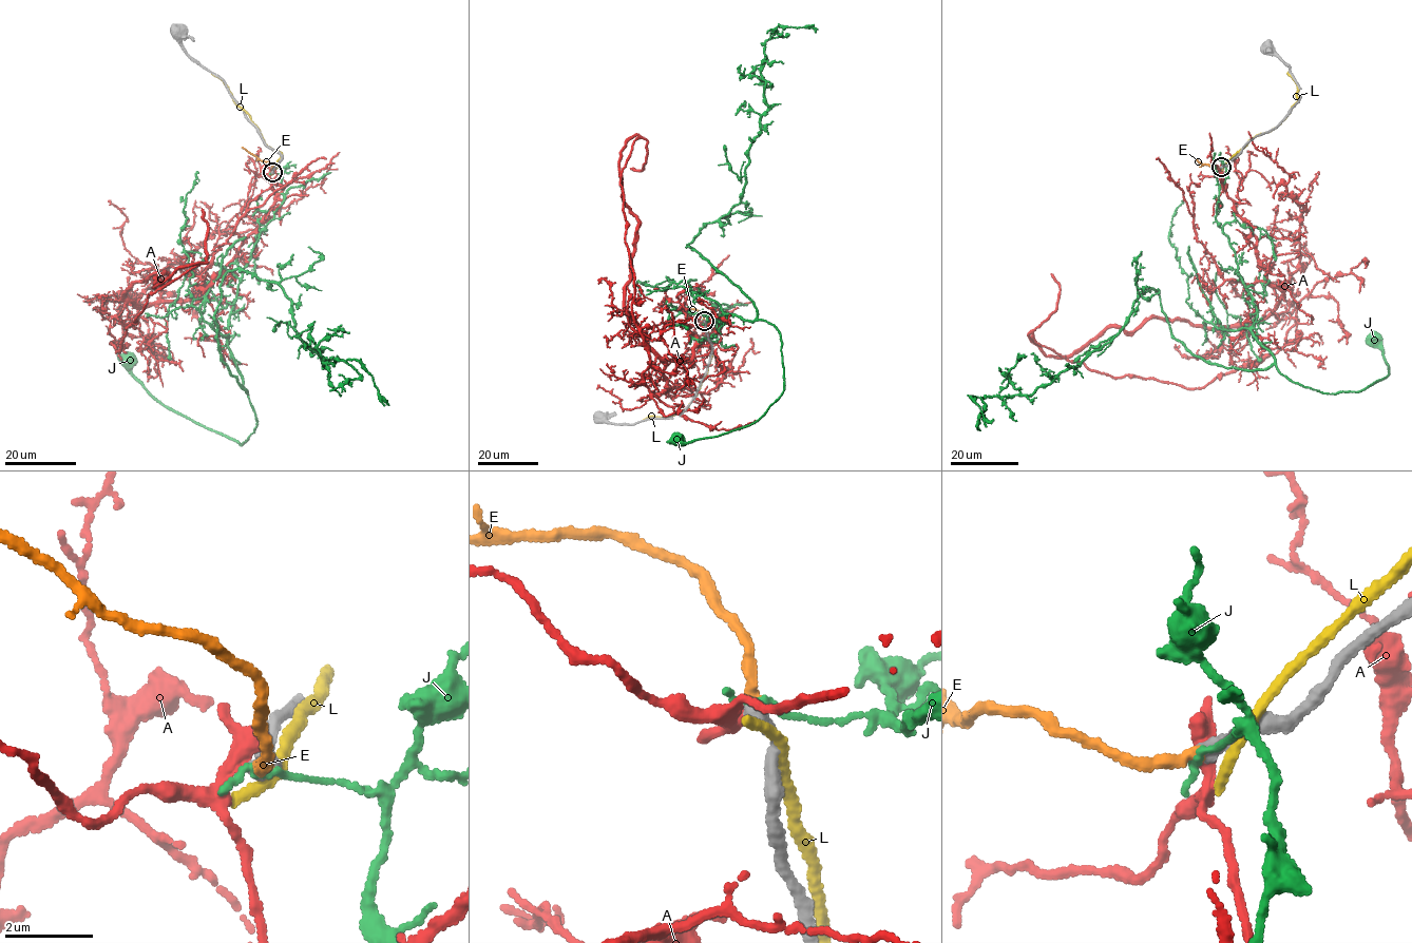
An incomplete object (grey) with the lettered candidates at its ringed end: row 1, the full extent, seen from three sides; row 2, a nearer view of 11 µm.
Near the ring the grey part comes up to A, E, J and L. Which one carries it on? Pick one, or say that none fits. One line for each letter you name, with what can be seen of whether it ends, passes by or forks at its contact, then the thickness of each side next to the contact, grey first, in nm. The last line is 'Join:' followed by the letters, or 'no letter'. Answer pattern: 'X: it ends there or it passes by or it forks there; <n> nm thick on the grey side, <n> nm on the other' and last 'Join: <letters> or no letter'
E: it ends there; 360 nm thick on the grey side, 280 nm on the other
Join: E

